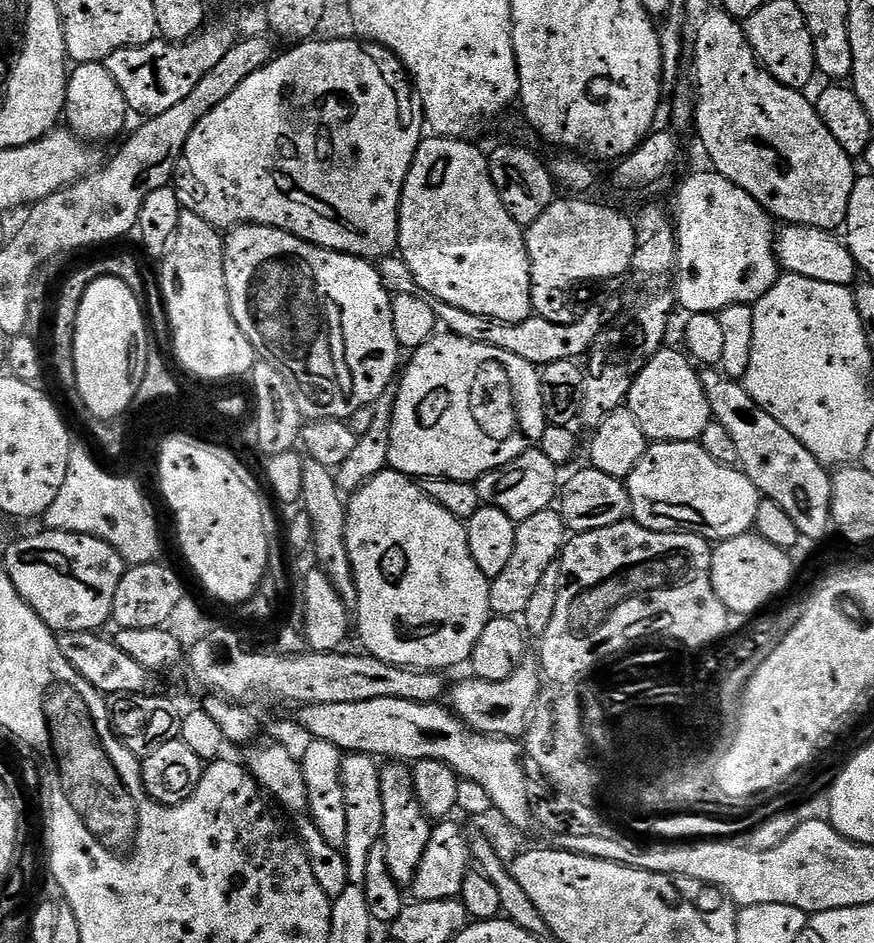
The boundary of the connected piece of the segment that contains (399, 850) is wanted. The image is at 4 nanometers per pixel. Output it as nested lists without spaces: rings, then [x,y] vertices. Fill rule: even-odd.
[[[388,762],[381,767],[382,778],[382,843],[386,850],[386,866],[390,866],[390,878],[402,886],[410,886],[422,866],[422,854],[430,842],[433,821],[422,810],[422,802],[416,800],[412,768],[404,762]]]

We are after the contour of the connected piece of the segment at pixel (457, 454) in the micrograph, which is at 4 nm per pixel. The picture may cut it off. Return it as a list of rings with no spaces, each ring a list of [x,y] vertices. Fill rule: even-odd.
[[[444,330],[439,334],[430,337],[422,347],[415,349],[411,353],[412,361],[407,364],[402,372],[402,380],[404,376],[404,385],[401,386],[400,392],[396,396],[396,408],[392,412],[392,429],[390,430],[390,454],[388,455],[388,468],[393,472],[401,472],[407,476],[413,478],[427,478],[429,476],[441,476],[442,478],[450,478],[451,480],[470,480],[477,481],[481,476],[484,476],[487,472],[494,472],[497,468],[504,468],[508,463],[510,463],[514,458],[518,458],[523,454],[523,452],[529,451],[530,444],[528,440],[532,442],[539,442],[543,437],[543,432],[546,427],[546,421],[544,419],[544,403],[542,402],[542,386],[540,385],[540,373],[538,371],[537,365],[526,362],[526,358],[518,358],[518,354],[506,354],[506,350],[498,350],[494,346],[486,346],[482,342],[470,342],[470,338],[462,338],[461,336],[456,336],[453,332]]]

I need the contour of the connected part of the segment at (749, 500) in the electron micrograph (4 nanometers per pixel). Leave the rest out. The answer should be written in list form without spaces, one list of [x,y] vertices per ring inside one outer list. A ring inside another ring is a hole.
[[[698,442],[653,443],[642,454],[638,466],[626,477],[631,504],[630,516],[637,524],[655,532],[689,532],[709,542],[719,542],[749,535],[755,529],[761,495],[756,484],[739,467],[727,468],[714,462]]]

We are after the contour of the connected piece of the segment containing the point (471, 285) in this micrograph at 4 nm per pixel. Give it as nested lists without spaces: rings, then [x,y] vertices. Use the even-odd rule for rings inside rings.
[[[433,135],[432,140],[428,139],[421,139],[400,195],[398,255],[410,266],[419,291],[429,297],[507,324],[529,320],[534,314],[534,289],[526,232],[506,214],[506,206],[502,206],[502,198],[498,198],[498,190],[490,178],[487,155],[464,138]]]

